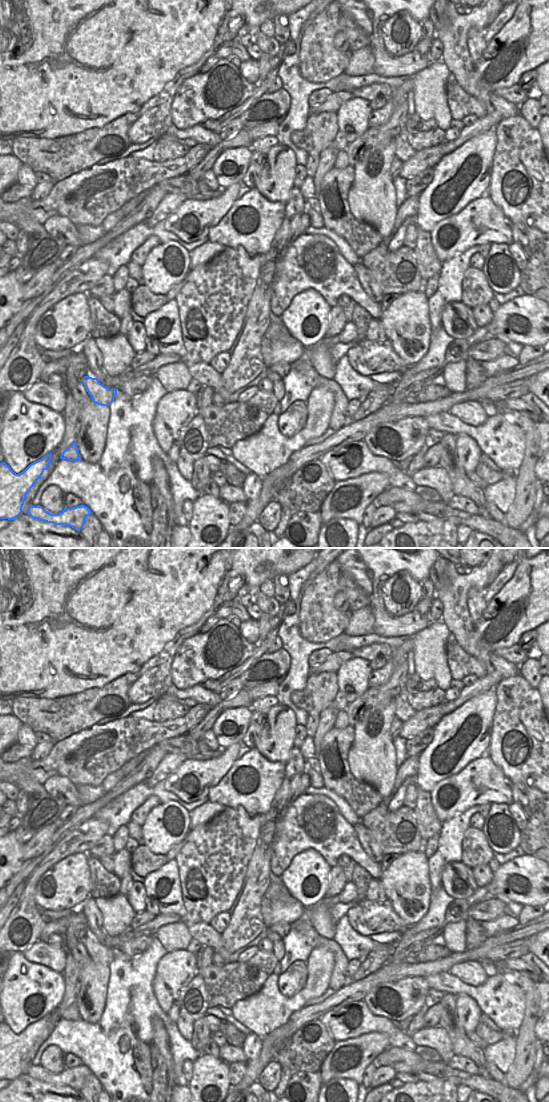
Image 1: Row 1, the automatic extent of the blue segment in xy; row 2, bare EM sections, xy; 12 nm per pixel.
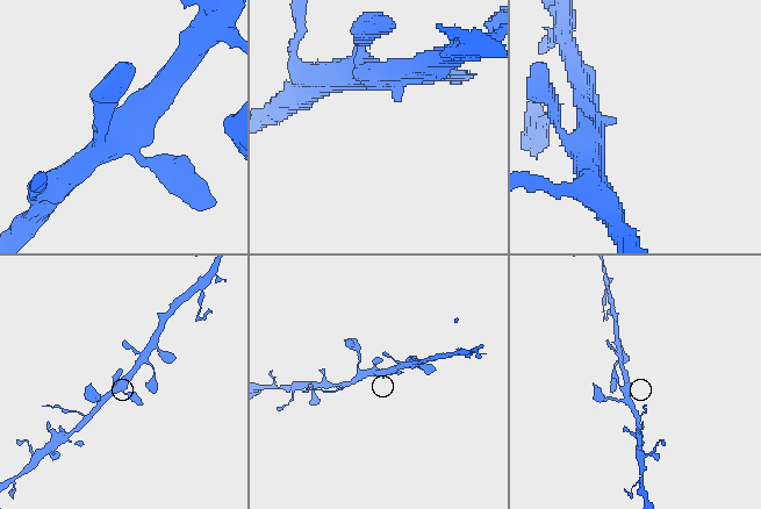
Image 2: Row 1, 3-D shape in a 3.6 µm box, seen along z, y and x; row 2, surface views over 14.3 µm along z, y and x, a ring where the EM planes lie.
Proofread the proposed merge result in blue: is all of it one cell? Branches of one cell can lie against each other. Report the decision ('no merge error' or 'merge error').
no merge error

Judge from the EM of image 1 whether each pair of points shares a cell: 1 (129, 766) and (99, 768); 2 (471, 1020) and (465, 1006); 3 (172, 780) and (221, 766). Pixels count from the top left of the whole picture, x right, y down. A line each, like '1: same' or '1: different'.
1: different
2: same
3: same

